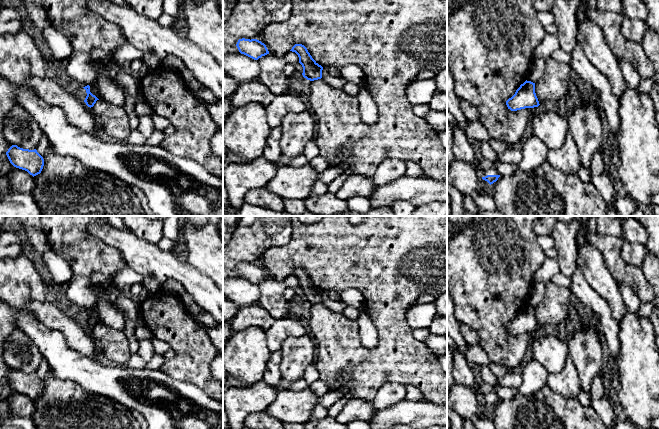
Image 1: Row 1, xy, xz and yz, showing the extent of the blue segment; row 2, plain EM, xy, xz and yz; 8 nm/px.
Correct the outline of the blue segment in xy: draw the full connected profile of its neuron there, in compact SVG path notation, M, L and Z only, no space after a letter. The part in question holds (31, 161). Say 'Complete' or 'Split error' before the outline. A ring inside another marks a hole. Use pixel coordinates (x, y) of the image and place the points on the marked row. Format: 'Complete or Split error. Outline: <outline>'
Complete. Outline: M12 145L6 155L14 167L27 171L33 177L40 174L43 169L44 159L36 149L23 149Z

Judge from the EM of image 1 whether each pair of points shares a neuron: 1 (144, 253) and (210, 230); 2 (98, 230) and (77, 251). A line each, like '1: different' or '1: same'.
1: different
2: different

